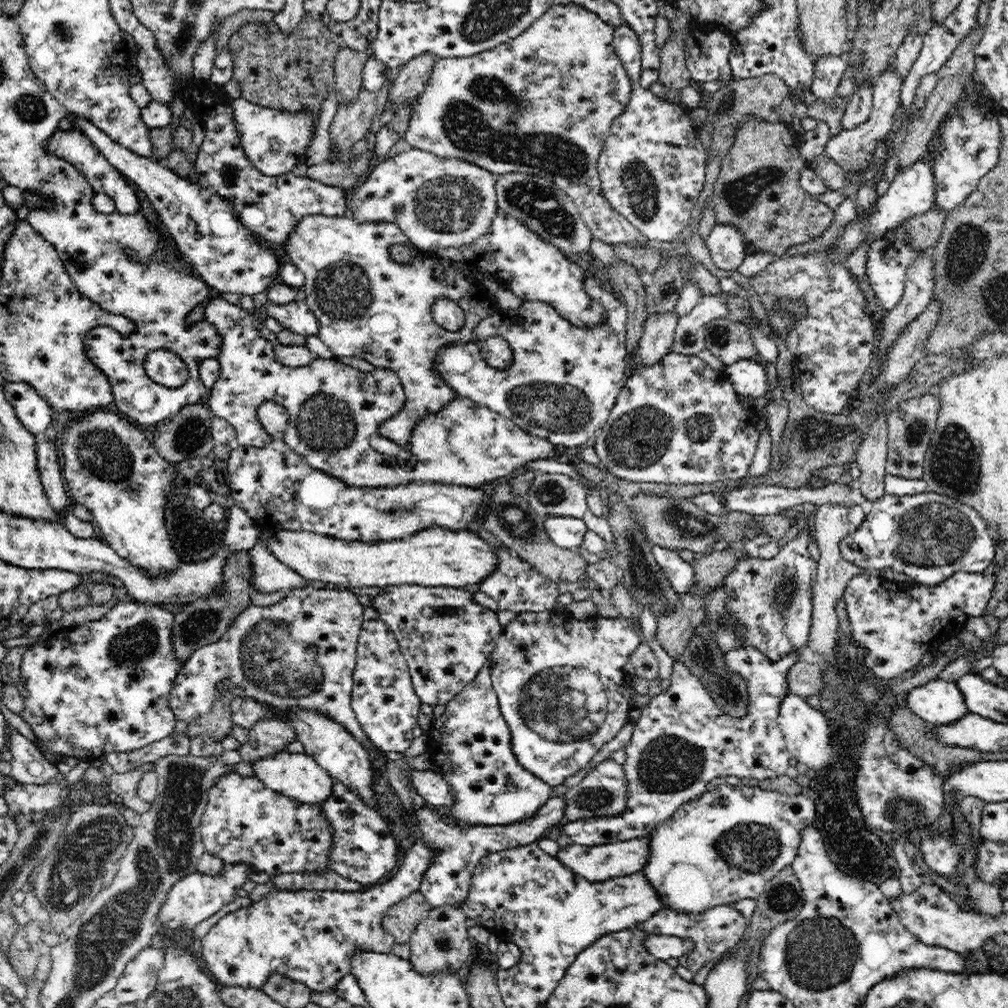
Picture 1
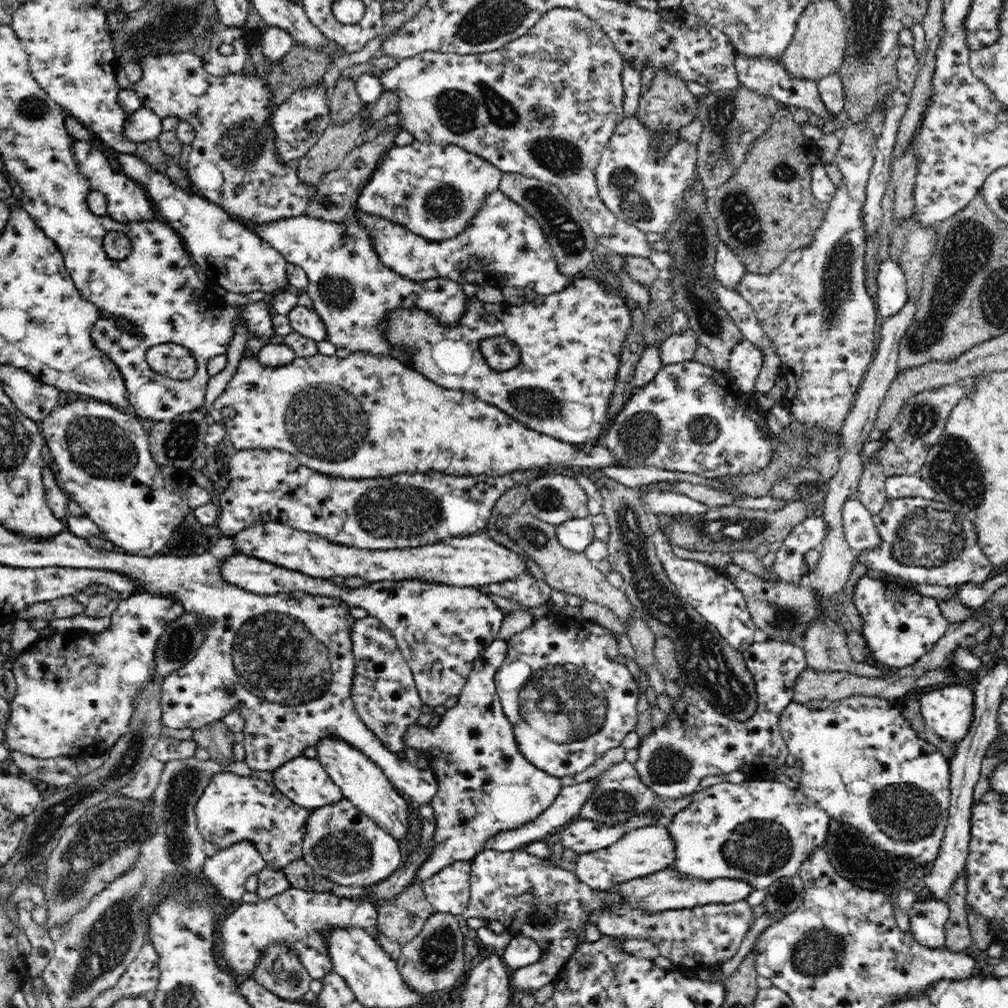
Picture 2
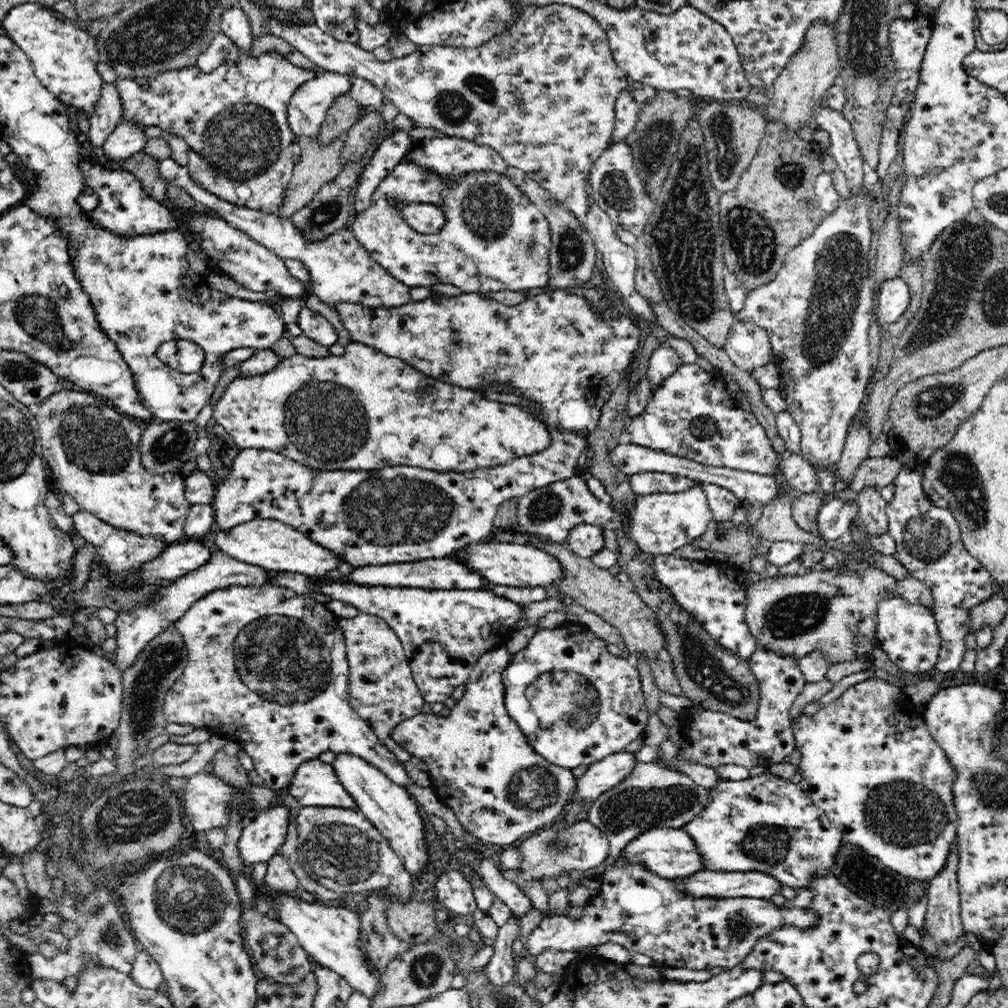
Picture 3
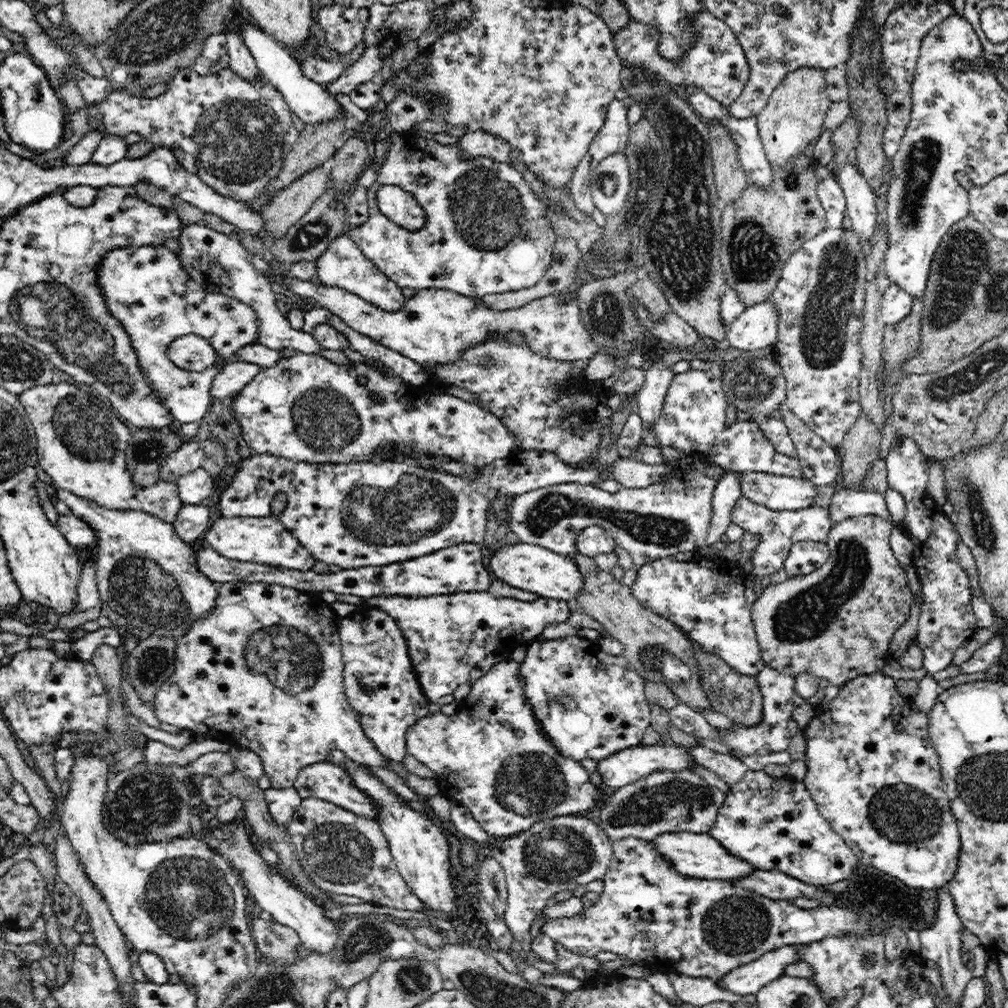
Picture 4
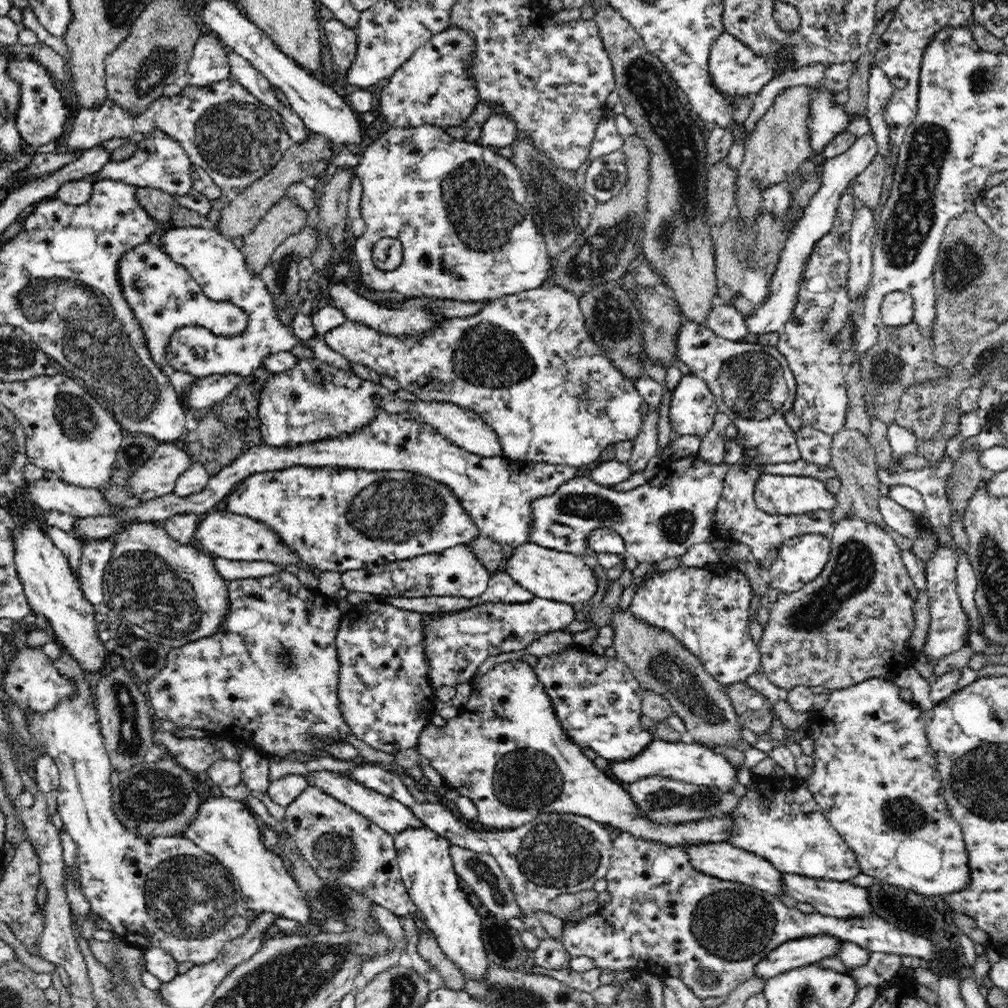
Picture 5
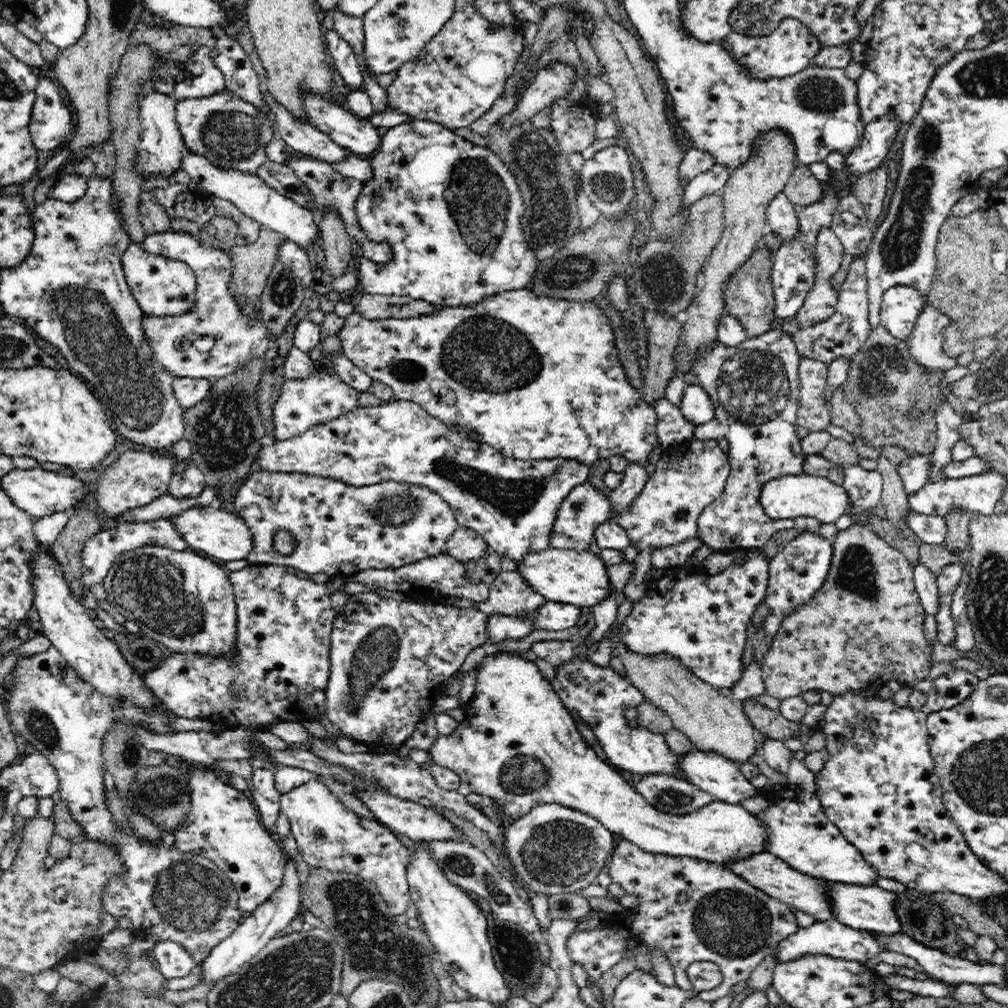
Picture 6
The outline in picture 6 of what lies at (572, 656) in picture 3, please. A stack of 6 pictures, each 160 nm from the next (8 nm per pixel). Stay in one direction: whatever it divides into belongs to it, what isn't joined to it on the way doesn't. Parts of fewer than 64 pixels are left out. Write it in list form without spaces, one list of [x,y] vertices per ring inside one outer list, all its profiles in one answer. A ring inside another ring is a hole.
[[[575,656],[570,662],[557,666],[556,678],[549,681],[573,719],[583,720],[593,730],[607,754],[609,765],[642,776],[662,774],[689,780],[681,768],[681,762],[678,762],[677,755],[670,750],[666,739],[660,733],[628,725],[629,720],[624,716],[626,709],[637,708],[645,700],[642,692],[633,686],[628,677],[621,676],[611,667],[601,668],[588,658]]]

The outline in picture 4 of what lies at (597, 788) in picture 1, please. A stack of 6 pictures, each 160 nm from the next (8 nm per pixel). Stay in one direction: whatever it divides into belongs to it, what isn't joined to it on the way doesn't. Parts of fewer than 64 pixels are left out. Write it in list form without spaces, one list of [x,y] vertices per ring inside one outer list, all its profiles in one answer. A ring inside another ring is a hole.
[[[693,771],[654,772],[650,776],[610,791],[601,807],[601,828],[611,842],[623,837],[641,837],[650,841],[669,832],[707,833],[712,830],[719,808],[725,803],[725,793],[710,786]]]

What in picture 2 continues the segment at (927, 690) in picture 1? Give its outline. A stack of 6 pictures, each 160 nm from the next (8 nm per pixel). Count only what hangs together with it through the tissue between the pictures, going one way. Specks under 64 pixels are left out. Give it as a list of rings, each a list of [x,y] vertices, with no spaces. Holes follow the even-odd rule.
[[[946,686],[920,696],[920,711],[935,734],[958,744],[973,722],[975,695],[962,686]]]

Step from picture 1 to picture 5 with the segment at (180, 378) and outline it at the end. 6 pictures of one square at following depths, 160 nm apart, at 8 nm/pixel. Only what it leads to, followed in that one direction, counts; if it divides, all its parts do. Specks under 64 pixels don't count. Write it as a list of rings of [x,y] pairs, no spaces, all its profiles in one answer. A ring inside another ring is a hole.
[[[194,226],[187,228],[172,227],[166,233],[161,234],[161,244],[163,244],[160,246],[162,251],[170,256],[176,264],[180,264],[190,271],[194,281],[201,287],[203,294],[208,299],[212,299],[214,302],[232,303],[234,306],[242,308],[247,314],[246,328],[235,335],[218,336],[217,333],[210,332],[207,328],[198,324],[190,324],[184,326],[184,328],[178,328],[170,336],[166,346],[166,359],[168,359],[168,364],[172,368],[198,379],[210,375],[240,375],[243,378],[262,366],[268,356],[277,352],[290,351],[294,346],[302,344],[302,346],[310,348],[314,352],[314,356],[322,360],[322,362],[344,371],[352,372],[352,363],[345,356],[330,348],[322,337],[317,335],[310,337],[307,341],[300,341],[298,336],[294,335],[291,326],[282,323],[278,319],[276,309],[274,309],[274,301],[272,301],[272,296],[260,274],[251,274],[250,270],[247,270],[246,257],[242,254],[241,249],[232,243],[232,239],[222,235],[216,228],[210,230],[210,228],[197,228]]]

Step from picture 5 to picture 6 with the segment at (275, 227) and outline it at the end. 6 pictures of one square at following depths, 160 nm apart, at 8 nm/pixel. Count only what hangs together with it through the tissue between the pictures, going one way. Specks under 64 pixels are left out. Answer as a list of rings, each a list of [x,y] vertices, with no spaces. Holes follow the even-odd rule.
[[[266,227],[260,228],[258,238],[244,246],[234,245],[231,248],[230,258],[231,264],[231,280],[228,282],[230,293],[238,302],[239,312],[249,320],[254,322],[256,314],[260,312],[262,294],[266,288],[266,282],[269,280],[269,274],[272,272],[273,266],[277,263],[275,254],[279,248],[279,244],[284,244],[286,238],[278,235],[276,232],[268,230]]]

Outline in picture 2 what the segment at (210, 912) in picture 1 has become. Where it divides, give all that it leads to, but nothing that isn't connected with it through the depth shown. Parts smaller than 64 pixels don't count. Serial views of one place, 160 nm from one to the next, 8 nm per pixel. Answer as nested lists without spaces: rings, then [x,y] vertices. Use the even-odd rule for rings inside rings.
[[[240,840],[206,858],[200,868],[208,884],[220,889],[221,896],[237,904],[245,893],[248,876],[258,874],[265,867],[264,856],[252,840]]]

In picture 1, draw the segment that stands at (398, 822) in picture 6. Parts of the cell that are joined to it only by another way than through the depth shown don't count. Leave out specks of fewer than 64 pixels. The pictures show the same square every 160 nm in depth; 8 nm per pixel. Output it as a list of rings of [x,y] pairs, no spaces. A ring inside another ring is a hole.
[[[288,750],[273,756],[273,759],[264,759],[252,764],[254,777],[262,781],[266,788],[274,790],[297,800],[300,803],[322,804],[333,794],[333,784],[335,781],[332,776],[318,765],[318,762],[304,753],[291,753]]]

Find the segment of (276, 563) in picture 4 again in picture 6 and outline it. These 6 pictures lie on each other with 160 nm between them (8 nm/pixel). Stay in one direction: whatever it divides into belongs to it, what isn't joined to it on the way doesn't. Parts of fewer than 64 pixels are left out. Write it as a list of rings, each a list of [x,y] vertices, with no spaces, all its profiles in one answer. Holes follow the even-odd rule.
[[[194,505],[186,509],[186,512],[176,513],[165,520],[178,531],[179,538],[186,542],[187,548],[217,562],[246,559],[247,553],[250,552],[250,531],[247,530],[246,521],[236,512],[226,512],[213,505]]]

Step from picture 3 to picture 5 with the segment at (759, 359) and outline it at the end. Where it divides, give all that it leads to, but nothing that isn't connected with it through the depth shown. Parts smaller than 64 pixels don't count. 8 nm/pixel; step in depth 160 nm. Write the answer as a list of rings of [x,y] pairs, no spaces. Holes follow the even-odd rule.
[[[870,132],[857,138],[852,146],[843,154],[835,158],[820,161],[821,188],[812,197],[802,212],[796,226],[791,230],[779,253],[778,264],[770,279],[770,294],[767,300],[757,308],[748,318],[745,325],[748,327],[749,337],[757,337],[770,332],[780,332],[784,325],[792,318],[798,288],[804,278],[804,270],[812,255],[813,248],[818,240],[833,230],[838,203],[843,194],[850,191],[853,181],[870,166],[870,162],[878,155],[878,144]]]

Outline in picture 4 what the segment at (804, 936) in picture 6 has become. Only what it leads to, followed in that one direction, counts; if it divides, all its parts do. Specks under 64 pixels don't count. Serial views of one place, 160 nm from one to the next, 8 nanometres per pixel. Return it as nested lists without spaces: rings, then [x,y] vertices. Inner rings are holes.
[[[786,945],[759,956],[756,960],[730,971],[724,976],[724,990],[734,994],[756,994],[762,987],[783,975],[788,964],[802,960],[796,945]]]

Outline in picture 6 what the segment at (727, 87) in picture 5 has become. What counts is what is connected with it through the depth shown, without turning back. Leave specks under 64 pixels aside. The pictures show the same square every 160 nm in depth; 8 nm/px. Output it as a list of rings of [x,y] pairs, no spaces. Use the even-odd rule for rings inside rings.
[[[783,18],[778,28],[763,36],[745,36],[732,32],[724,39],[728,49],[740,59],[741,64],[744,64],[753,76],[762,78],[792,76],[806,68],[822,50],[820,37],[803,21],[794,18]]]

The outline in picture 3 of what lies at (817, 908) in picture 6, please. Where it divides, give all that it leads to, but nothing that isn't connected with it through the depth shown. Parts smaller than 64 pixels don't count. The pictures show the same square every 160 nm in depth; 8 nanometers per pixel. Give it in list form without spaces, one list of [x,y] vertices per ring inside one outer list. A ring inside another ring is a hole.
[[[656,827],[646,831],[632,842],[628,843],[619,854],[619,857],[628,857],[634,863],[644,864],[650,872],[658,876],[672,877],[673,879],[686,878],[706,870],[706,863],[698,851],[696,841],[688,832],[682,829]]]

